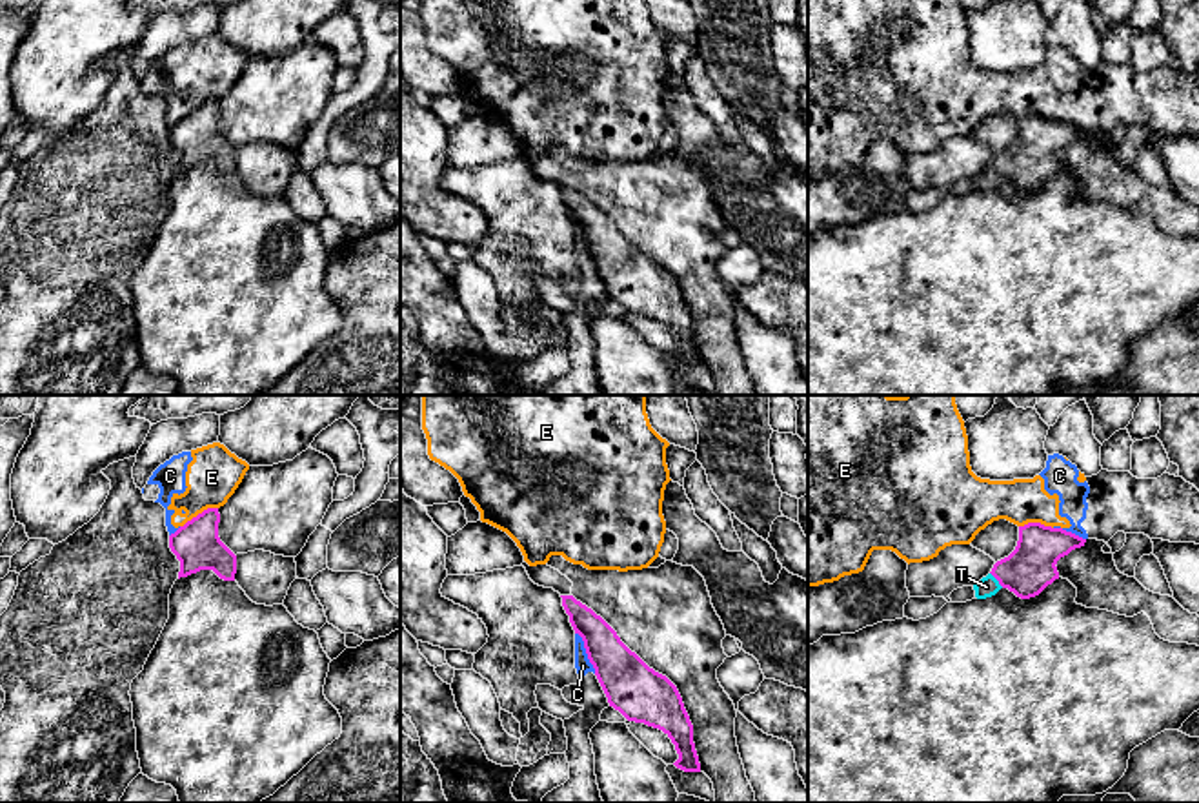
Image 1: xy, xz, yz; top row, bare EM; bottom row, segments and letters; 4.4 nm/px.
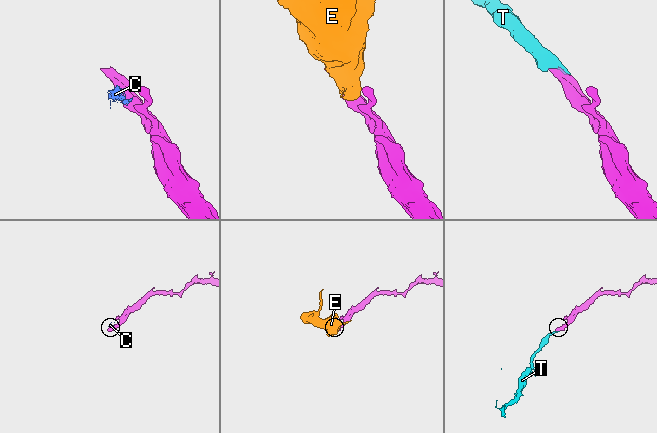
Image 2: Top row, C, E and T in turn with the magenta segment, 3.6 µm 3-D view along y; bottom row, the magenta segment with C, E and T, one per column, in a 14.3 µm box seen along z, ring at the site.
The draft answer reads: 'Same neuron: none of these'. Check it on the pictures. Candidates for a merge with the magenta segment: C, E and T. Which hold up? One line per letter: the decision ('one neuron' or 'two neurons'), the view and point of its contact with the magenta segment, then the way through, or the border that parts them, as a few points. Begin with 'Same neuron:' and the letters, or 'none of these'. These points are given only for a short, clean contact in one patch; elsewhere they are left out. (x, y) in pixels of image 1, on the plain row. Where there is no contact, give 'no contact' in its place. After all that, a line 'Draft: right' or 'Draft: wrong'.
Same neuron: T
C: two neurons | xz (586, 244) | along xz (575, 224), (595, 264)
E: two neurons | xy (199, 106) | along xy (217, 99), (204, 101), (181, 119)
T: one neuron | yz (996, 170) | across yz (1030, 159), (996, 170), (987, 179)
Draft: wrong

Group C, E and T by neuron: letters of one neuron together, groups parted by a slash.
C E / T

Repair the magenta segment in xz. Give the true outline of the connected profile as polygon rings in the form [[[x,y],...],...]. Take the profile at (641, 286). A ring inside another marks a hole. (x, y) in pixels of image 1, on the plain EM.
[[[573,188],[560,189],[575,226],[584,233],[610,299],[628,313],[662,322],[679,346],[673,357],[684,364],[700,364],[693,317],[677,279],[631,244],[591,200]]]

